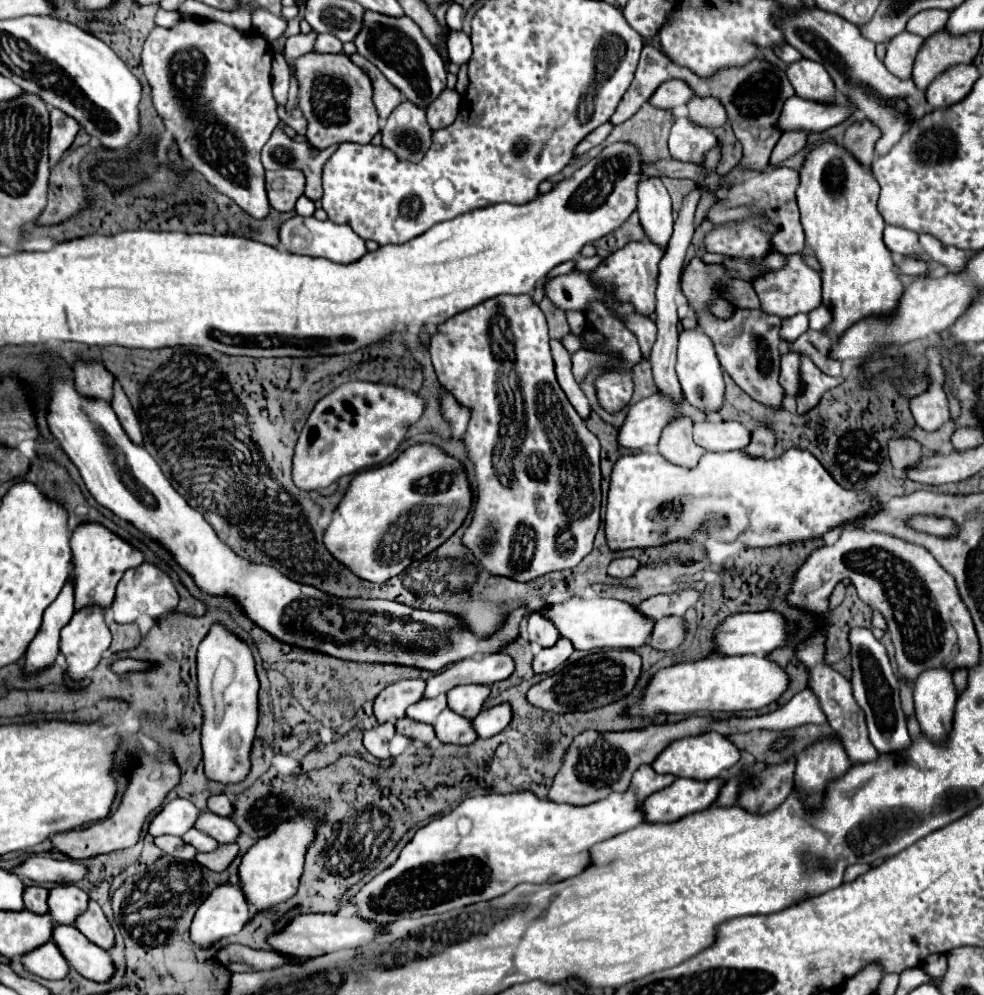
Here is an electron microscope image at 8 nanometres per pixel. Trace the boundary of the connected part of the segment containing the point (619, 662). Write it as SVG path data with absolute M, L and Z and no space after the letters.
M604 650L604 652L588 654L586 658L574 662L574 664L568 664L564 670L534 684L528 690L526 698L536 708L542 708L542 710L548 710L554 714L596 710L596 708L604 708L604 706L618 702L624 696L632 694L632 690L636 688L636 682L640 678L640 670L642 670L642 660L634 650Z

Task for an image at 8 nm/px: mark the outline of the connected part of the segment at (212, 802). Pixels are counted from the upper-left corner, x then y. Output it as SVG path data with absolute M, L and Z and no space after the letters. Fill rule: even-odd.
M226 794L210 796L208 798L208 810L218 816L232 816L234 814L234 802Z

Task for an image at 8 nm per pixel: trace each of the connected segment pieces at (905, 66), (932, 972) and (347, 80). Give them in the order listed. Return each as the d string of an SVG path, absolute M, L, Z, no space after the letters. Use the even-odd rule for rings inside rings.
M900 32L894 36L888 44L888 52L884 58L884 66L898 78L906 80L912 76L912 64L916 60L918 48L924 44L924 38L910 34L910 32Z
M932 954L922 963L923 970L932 978L942 977L947 970L945 954Z
M306 52L294 60L294 76L298 82L298 108L308 120L306 138L316 148L328 148L340 142L368 144L380 130L372 104L372 84L346 54ZM324 78L328 78L328 84L316 84L316 80L322 82Z

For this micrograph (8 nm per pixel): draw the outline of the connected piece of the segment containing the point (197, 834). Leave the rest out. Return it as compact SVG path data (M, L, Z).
M190 828L182 836L182 840L188 842L188 844L192 844L198 852L212 852L212 850L216 850L220 846L216 840L212 840L212 836L208 836L208 834L204 834L204 832L196 830L196 828Z

